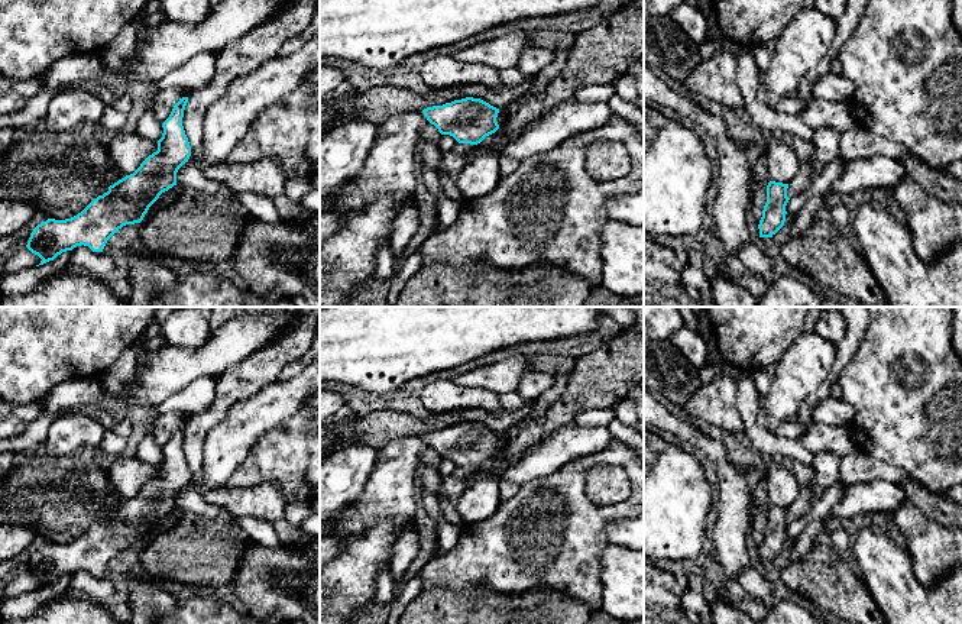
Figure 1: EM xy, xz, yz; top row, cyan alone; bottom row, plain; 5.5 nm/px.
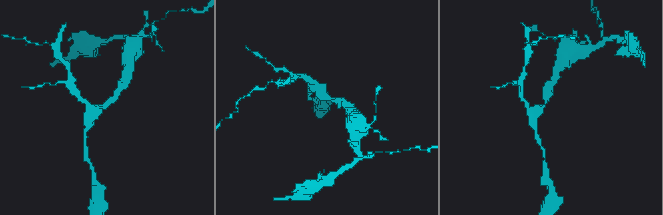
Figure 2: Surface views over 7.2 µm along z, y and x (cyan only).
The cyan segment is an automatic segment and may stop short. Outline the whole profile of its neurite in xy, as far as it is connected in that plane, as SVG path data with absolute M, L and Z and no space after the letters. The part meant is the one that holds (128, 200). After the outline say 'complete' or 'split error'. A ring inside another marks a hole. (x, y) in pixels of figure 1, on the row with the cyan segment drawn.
M182 97L174 106L169 117L162 123L163 133L158 140L158 151L149 155L133 174L110 185L107 193L94 198L77 216L65 220L48 219L33 229L26 248L42 259L39 265L81 245L93 252L103 252L114 233L126 224L140 223L159 195L176 185L176 172L191 156L191 146L182 126L187 103L188 97Z; complete

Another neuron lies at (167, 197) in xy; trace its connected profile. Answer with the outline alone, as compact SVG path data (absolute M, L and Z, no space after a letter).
M176 184L168 191L162 193L159 198L149 207L143 220L152 217L159 208L168 206L179 194L181 190L182 187Z

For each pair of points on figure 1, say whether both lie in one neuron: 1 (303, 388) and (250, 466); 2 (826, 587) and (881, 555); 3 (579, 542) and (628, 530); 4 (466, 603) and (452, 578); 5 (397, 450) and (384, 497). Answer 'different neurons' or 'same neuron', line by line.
1: different neurons
2: different neurons
3: different neurons
4: different neurons
5: same neuron

